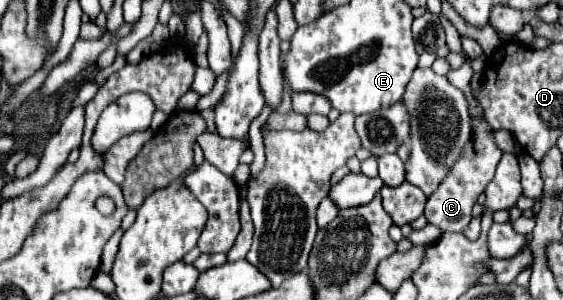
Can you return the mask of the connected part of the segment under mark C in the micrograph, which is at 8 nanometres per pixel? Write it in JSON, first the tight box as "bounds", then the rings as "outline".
{"bounds":[424,121,502,231],"outline":[[[472,121],[472,139],[464,149],[464,157],[460,157],[460,161],[452,167],[452,173],[448,173],[448,177],[440,183],[436,193],[428,197],[426,211],[424,211],[428,223],[440,227],[442,231],[464,231],[470,225],[472,207],[478,195],[486,189],[486,185],[494,177],[500,157],[502,153],[492,141],[490,125],[486,121]]]}

